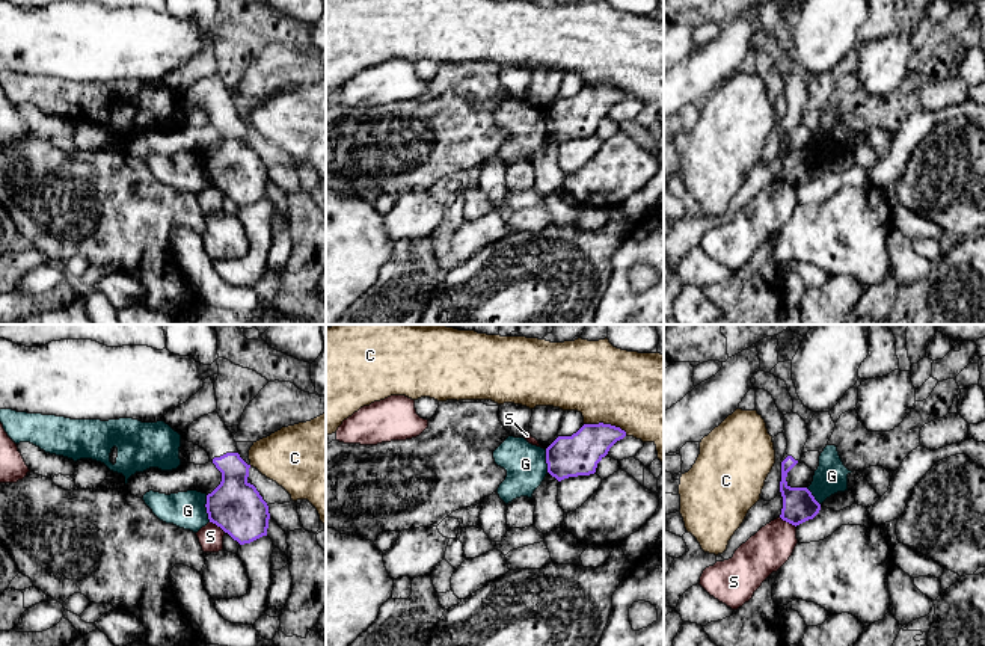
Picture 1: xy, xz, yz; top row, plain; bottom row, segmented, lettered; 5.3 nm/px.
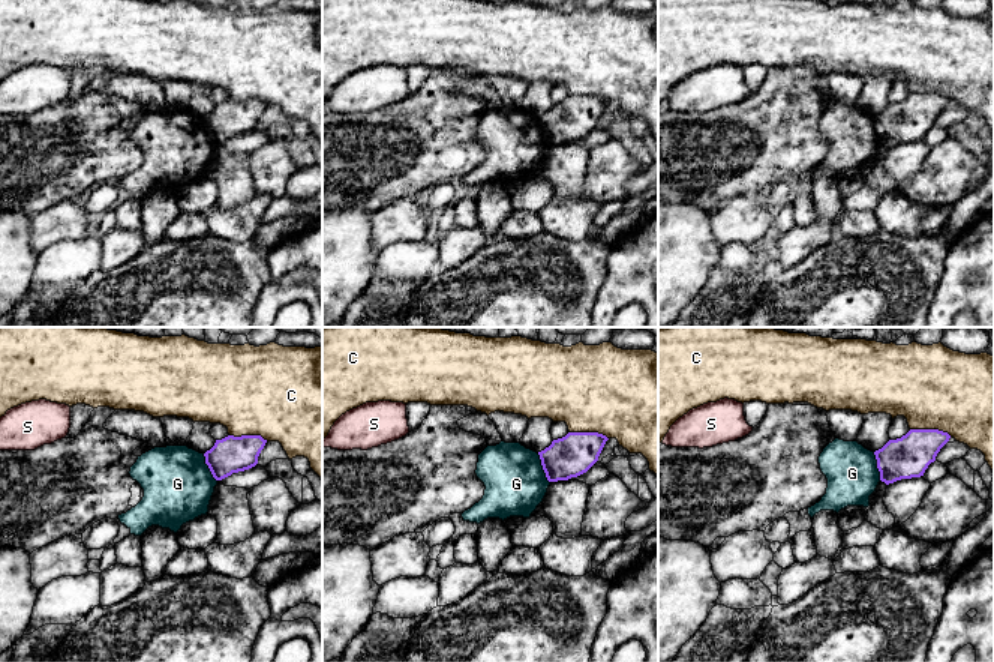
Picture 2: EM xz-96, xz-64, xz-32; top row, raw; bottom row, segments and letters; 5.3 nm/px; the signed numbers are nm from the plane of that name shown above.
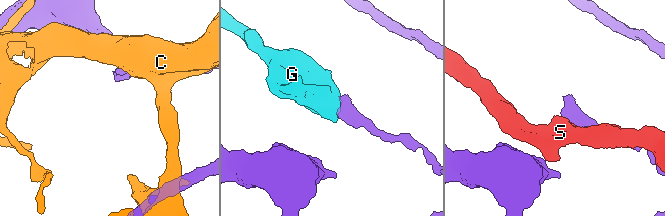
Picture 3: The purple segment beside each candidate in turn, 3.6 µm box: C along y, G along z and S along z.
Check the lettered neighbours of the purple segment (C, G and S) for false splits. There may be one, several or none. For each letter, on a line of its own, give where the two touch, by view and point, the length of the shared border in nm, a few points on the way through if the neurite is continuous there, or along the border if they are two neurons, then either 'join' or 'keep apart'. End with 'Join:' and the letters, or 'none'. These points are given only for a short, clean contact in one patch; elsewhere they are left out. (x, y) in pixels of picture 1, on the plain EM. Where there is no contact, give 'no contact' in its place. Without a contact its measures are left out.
C: xz (605, 86) | 240 nm | keep apart
G: xy (207, 171) | 150 nm | along xy (205, 157), (205, 174), (210, 183) | keep apart
S: yz (788, 183) | 110 nm | keep apart
Join: none

